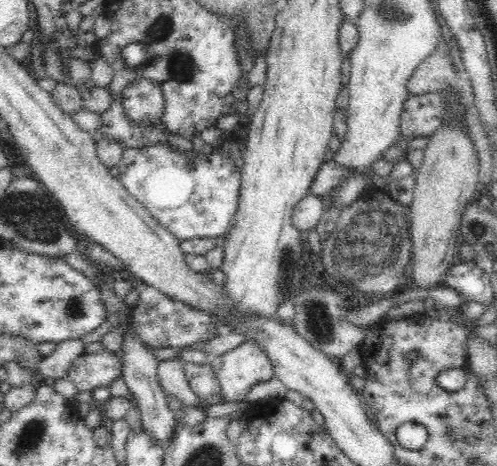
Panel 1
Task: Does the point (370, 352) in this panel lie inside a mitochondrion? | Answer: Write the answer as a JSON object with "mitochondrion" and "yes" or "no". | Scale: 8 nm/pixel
{"mitochondrion":"no"}

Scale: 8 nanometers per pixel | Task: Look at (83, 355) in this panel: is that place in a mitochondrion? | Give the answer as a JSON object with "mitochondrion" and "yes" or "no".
{"mitochondrion":"no"}

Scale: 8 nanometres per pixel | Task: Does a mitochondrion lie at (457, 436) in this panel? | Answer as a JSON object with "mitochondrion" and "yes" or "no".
{"mitochondrion":"yes"}

